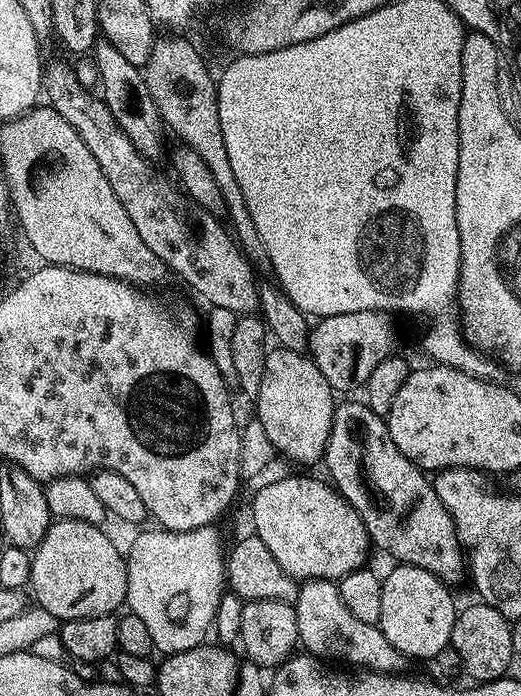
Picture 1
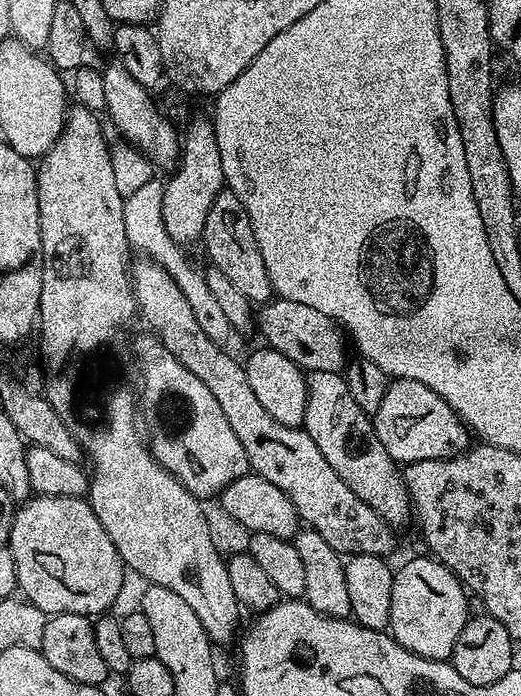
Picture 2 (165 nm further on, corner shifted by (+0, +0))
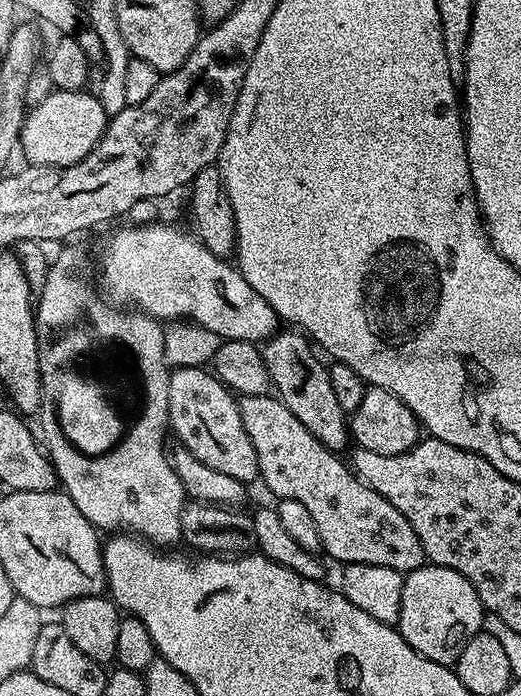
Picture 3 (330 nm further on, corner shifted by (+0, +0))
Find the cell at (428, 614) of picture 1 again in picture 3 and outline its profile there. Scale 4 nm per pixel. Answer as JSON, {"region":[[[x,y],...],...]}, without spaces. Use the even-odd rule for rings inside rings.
{"region":[[[428,562],[405,575],[398,631],[418,654],[452,666],[466,642],[481,631],[485,611],[474,586],[470,586],[462,574]]]}

